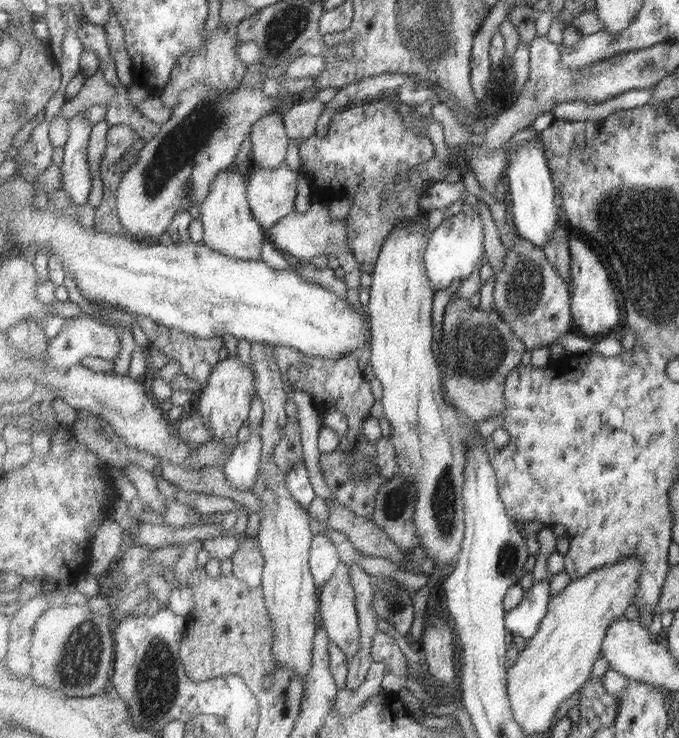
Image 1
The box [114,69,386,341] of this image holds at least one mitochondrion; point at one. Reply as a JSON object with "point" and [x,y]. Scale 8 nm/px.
{"point":[166,165]}

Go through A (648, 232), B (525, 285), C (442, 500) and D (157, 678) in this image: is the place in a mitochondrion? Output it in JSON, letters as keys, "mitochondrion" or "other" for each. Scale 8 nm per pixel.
{"A":"mitochondrion","B":"mitochondrion","C":"mitochondrion","D":"mitochondrion"}

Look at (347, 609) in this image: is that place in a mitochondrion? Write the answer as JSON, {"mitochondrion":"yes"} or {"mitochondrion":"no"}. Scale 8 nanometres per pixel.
{"mitochondrion":"no"}

